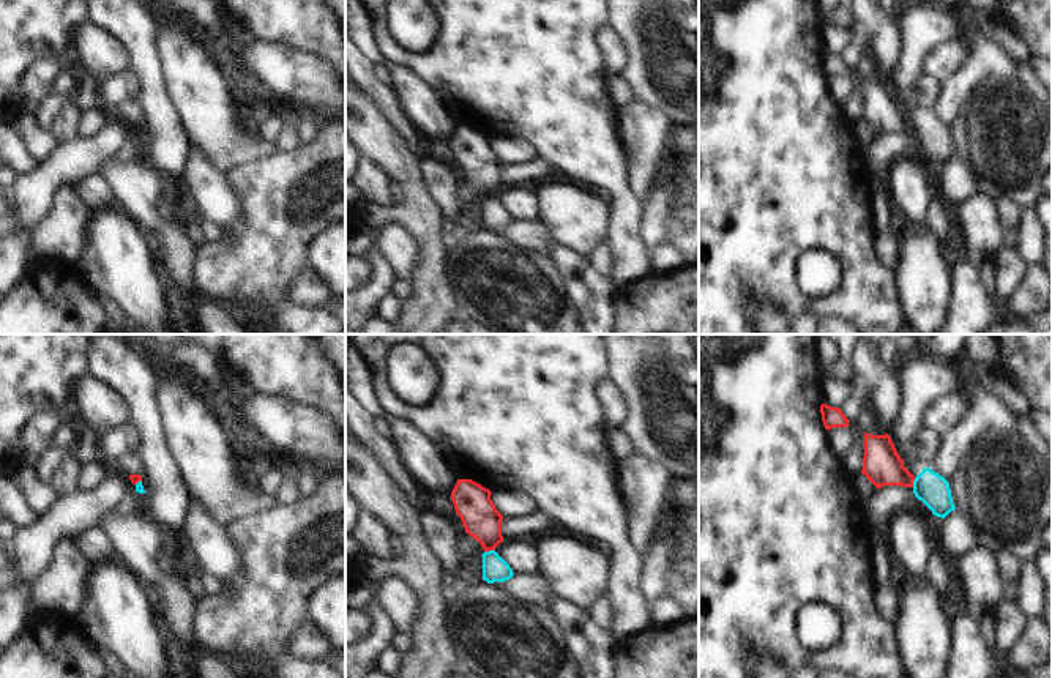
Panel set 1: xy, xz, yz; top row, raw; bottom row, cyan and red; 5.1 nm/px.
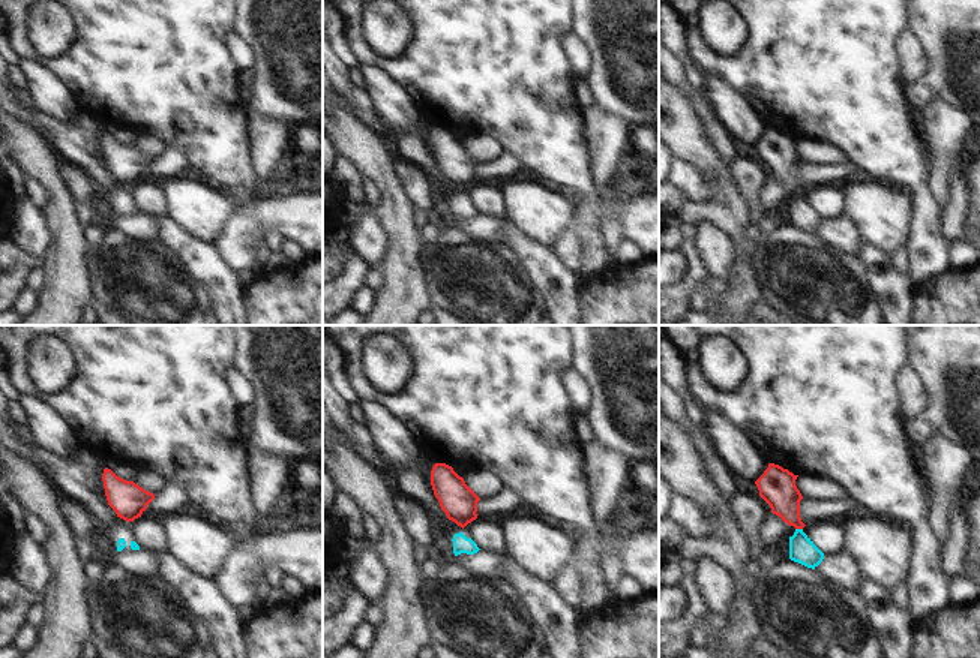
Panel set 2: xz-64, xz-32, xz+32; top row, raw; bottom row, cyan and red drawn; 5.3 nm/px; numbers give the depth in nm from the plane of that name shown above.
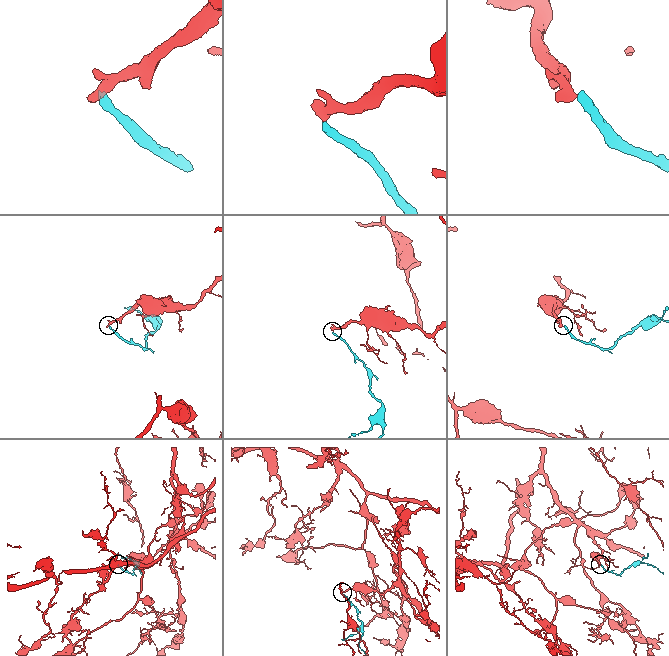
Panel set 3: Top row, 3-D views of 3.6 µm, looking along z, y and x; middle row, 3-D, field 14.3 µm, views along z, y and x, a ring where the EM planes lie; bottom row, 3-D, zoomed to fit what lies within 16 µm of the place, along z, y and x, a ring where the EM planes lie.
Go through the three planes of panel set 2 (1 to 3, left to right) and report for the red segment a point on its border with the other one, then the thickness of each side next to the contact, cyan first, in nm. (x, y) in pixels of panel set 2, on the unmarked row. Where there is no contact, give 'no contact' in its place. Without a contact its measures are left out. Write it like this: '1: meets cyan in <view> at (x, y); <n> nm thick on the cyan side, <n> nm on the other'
1: no contact
2: no contact
3: meets cyan in xz+32 at (799, 194); 140 nm thick on the cyan side, 190 nm on the other

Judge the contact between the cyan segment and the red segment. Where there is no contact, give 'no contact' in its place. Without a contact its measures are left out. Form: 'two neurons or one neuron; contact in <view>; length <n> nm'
two neurons; contact in xz; length 60 nm

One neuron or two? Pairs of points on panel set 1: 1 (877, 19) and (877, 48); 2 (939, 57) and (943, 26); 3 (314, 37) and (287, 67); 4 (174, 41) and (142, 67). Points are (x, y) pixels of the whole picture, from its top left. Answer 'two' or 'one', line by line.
1: one
2: two
3: two
4: two

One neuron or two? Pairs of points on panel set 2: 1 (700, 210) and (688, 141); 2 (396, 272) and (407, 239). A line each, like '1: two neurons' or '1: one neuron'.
1: one neuron
2: one neuron

